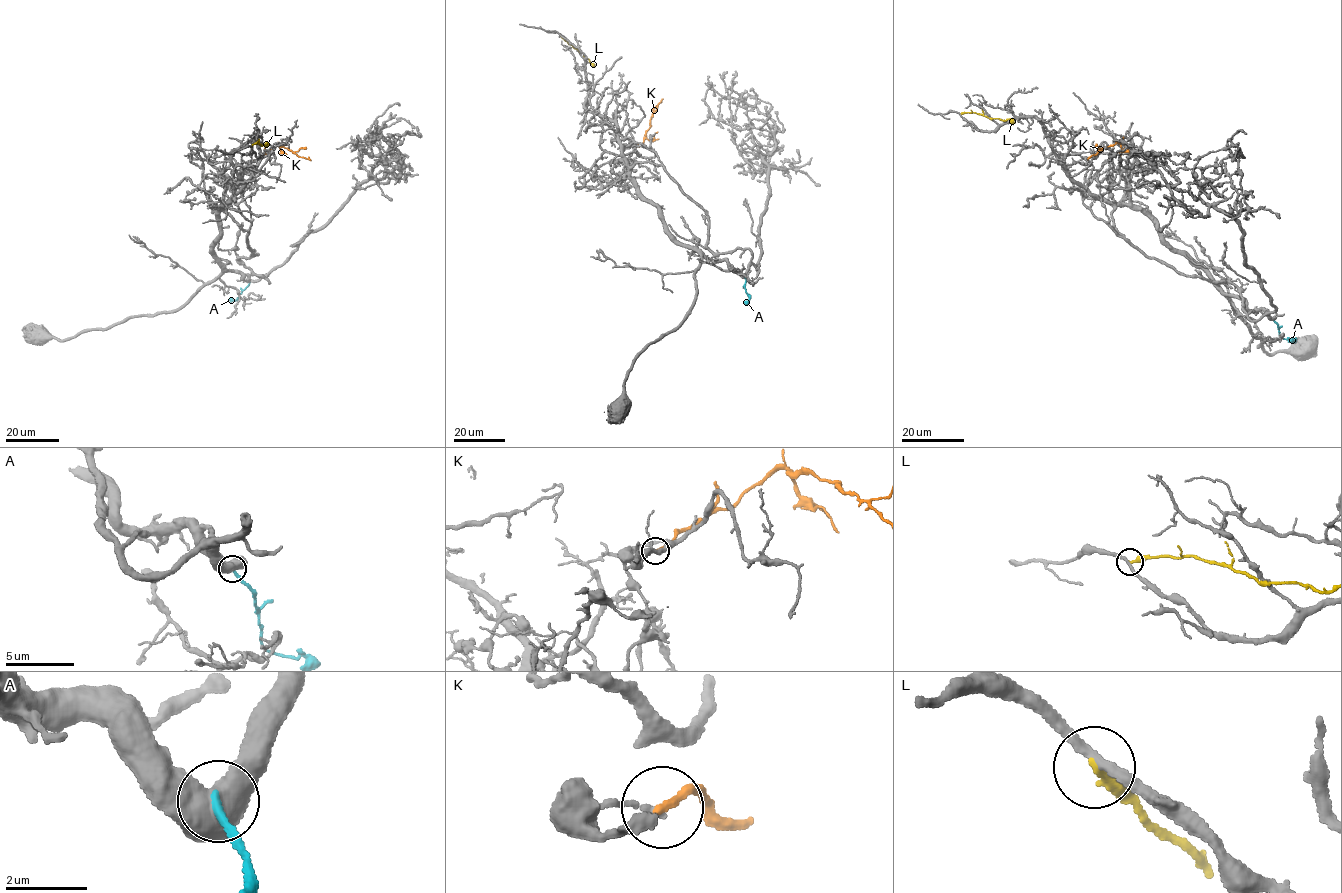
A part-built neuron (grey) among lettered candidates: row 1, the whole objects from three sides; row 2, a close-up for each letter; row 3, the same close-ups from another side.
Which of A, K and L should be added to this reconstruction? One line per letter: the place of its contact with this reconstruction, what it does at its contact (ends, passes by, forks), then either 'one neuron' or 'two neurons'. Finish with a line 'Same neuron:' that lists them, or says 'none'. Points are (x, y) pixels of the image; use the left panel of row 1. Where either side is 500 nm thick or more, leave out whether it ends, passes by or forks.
A: meets grey at (250, 282); two neurons
K: meets grey at (253, 161); it ends there; two neurons
L: meets grey at (250, 147); it ends there; two neurons
Same neuron: none

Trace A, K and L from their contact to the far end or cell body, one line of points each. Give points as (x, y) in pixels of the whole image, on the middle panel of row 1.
A: (744, 275), (749, 299), (745, 304)
K: (630, 146), (642, 144), (653, 112), (663, 99)
L: (561, 36), (580, 51), (593, 66)

